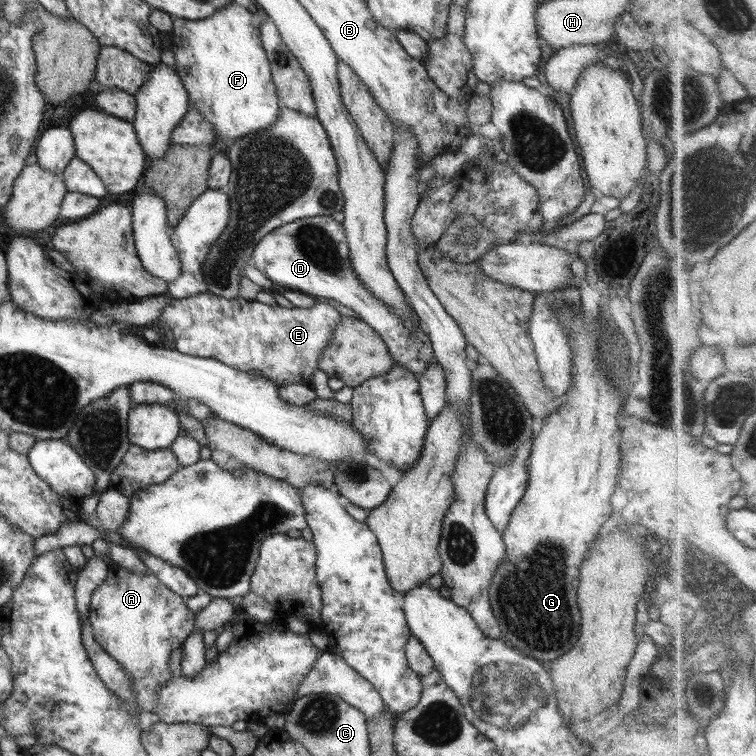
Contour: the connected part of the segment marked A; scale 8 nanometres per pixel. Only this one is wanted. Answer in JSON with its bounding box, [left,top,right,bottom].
[88,562,195,712]

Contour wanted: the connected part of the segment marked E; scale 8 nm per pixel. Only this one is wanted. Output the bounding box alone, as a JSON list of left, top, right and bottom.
[160,293,340,387]

